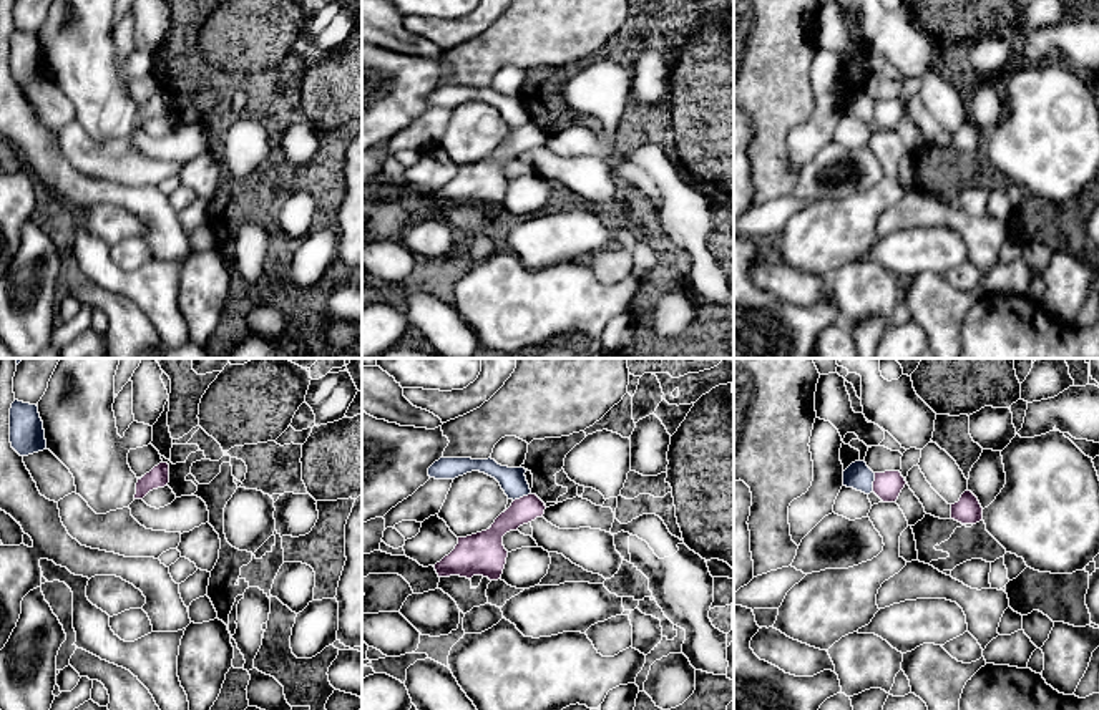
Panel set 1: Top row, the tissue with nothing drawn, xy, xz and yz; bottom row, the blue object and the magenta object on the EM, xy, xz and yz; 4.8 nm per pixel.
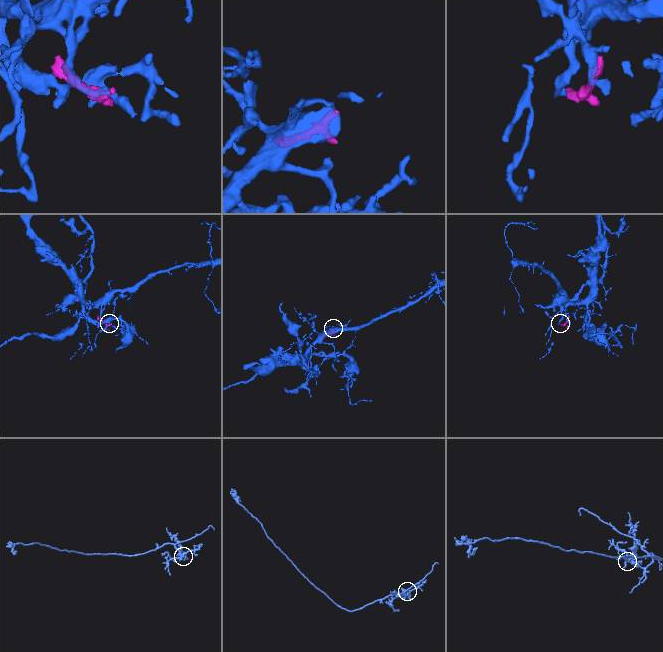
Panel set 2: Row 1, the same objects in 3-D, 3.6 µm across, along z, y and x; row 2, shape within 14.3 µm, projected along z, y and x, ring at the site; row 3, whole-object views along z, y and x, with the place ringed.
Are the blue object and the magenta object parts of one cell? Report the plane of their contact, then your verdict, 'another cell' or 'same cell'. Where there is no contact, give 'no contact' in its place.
contact in xz; another cell

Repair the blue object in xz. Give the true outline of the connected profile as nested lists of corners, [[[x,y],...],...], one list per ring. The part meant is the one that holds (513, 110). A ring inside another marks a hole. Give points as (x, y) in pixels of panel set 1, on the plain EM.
[[[440,86],[428,96],[428,105],[435,108],[455,108],[471,100],[480,100],[495,106],[508,128],[515,129],[531,123],[530,113],[525,105],[525,96],[501,95],[491,86]]]

